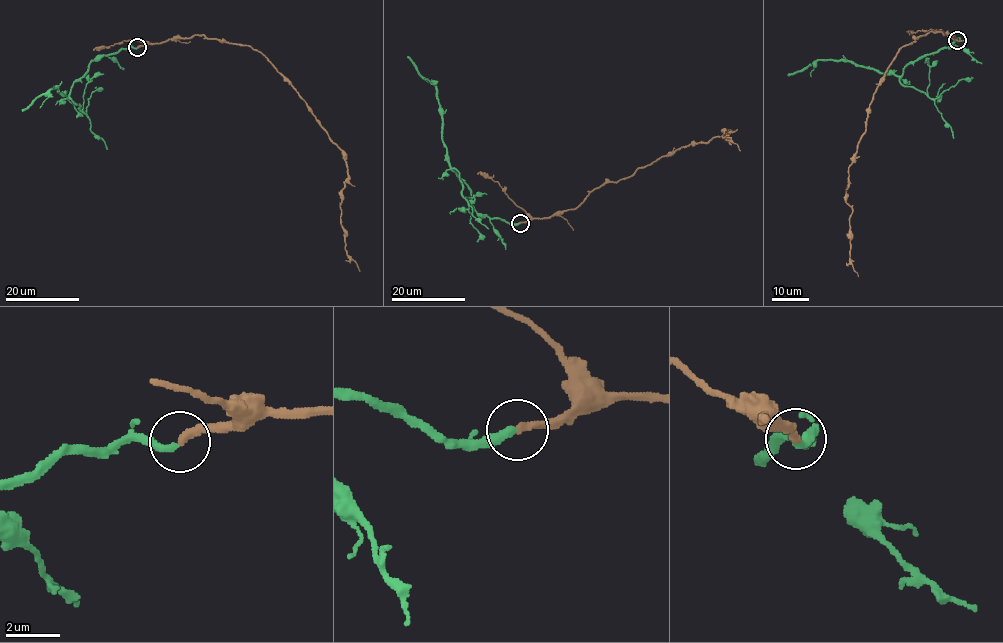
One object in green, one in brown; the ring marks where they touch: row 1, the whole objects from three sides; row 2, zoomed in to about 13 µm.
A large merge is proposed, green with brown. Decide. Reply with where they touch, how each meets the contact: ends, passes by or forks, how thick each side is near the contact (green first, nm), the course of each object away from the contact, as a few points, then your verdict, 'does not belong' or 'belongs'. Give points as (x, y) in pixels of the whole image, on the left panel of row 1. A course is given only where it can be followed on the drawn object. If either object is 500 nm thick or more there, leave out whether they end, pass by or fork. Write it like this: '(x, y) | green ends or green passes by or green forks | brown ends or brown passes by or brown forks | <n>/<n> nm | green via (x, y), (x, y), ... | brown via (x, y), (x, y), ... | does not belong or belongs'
(137, 47) | green ends | brown ends | 280/300 nm | green via (137, 48), (123, 48), (116, 53), (98, 57), (74, 82), (66, 96), (56, 87), (38, 96), (22, 111) | brown via (137, 47), (203, 34), (258, 50), (342, 152), (347, 180), (342, 191), (340, 223), (347, 254), (360, 271) | belongs

